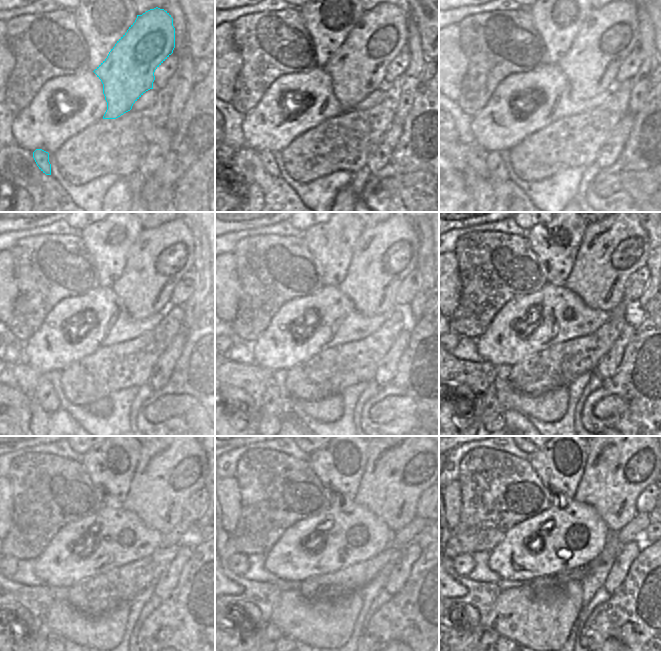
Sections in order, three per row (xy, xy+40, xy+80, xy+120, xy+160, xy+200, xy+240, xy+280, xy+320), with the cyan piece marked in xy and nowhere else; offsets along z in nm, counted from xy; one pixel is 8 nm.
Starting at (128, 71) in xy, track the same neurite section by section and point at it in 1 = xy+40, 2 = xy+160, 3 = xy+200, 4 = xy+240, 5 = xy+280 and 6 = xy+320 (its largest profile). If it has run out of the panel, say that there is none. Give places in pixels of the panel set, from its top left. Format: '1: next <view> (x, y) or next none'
1: next xy+40 (358, 67)
2: next xy+160 (385, 254)
3: next xy+200 (612, 249)
4: next xy+240 (172, 467)
5: next xy+280 (403, 461)
6: next xy+320 (623, 458)

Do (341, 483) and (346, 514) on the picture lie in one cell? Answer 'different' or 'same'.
different

